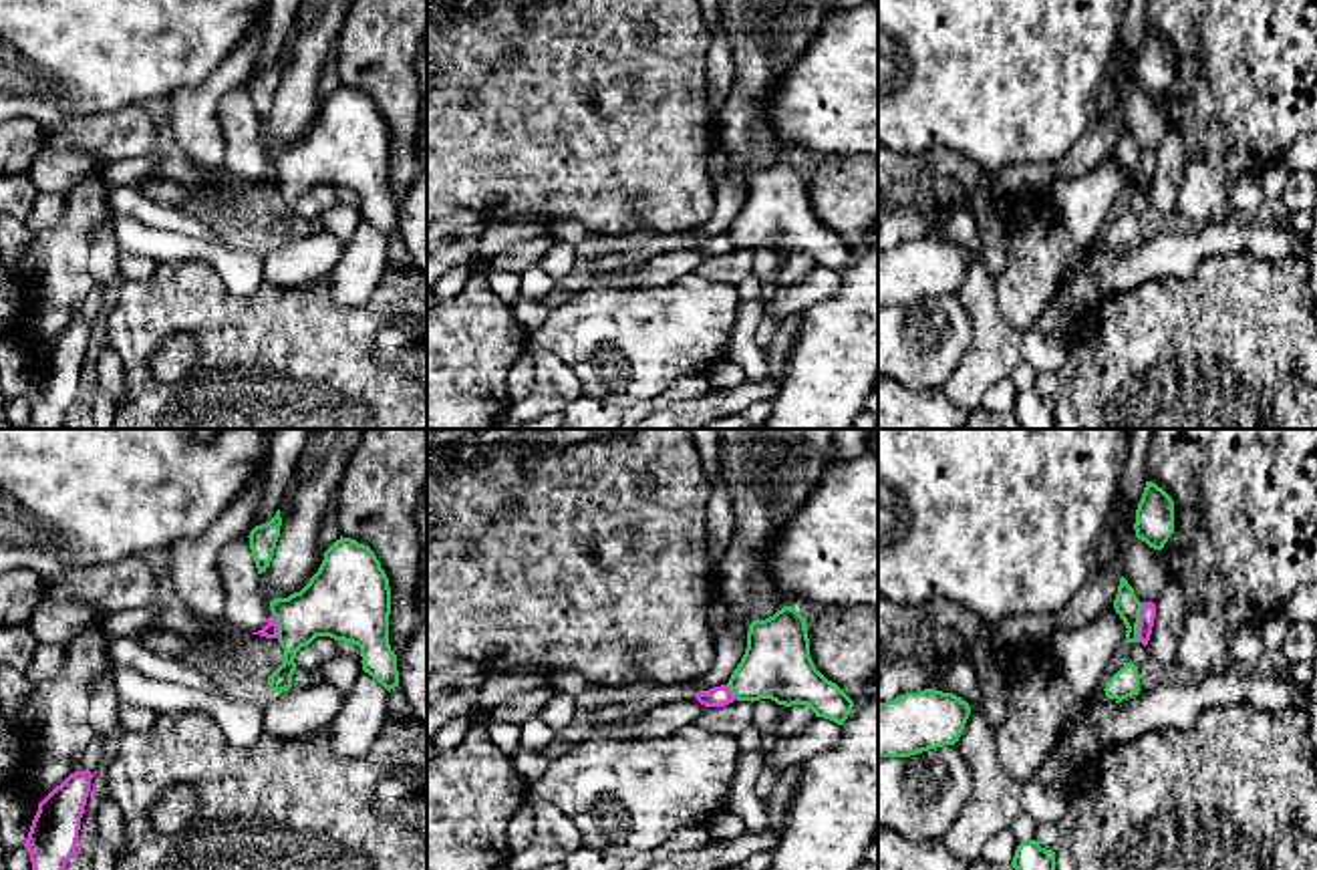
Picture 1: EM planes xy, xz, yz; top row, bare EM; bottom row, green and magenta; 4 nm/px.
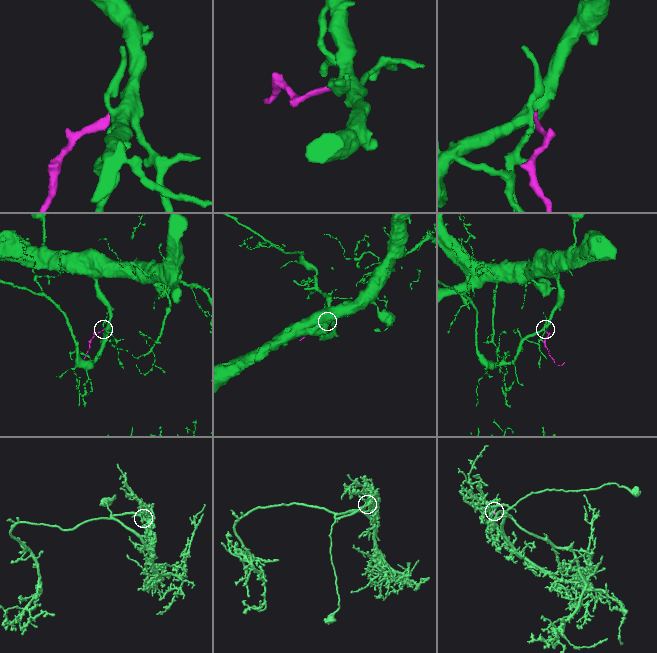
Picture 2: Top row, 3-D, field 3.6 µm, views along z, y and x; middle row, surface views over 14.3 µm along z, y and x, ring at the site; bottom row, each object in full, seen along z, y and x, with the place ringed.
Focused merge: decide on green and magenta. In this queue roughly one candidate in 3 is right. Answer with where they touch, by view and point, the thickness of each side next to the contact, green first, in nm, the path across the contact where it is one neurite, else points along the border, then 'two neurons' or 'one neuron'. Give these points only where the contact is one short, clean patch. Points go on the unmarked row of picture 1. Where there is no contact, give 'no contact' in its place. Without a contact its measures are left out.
contact yz (1138, 172); calibres 100 and 60 nm; border yz (1142, 152), (1138, 190); two neurons

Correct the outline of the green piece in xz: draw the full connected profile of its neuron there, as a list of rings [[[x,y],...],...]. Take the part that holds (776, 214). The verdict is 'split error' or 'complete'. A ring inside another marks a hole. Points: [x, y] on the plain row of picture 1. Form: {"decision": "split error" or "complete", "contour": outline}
{"decision": "complete", "contour": [[[791,155],[749,173],[745,203],[727,236],[737,250],[806,254],[816,266],[838,274],[844,274],[854,256],[854,250],[816,218],[806,167]]]}

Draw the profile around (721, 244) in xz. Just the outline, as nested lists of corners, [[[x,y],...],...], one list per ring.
[[[727,234],[713,236],[709,240],[697,242],[695,248],[705,256],[725,256],[735,250],[735,244]]]

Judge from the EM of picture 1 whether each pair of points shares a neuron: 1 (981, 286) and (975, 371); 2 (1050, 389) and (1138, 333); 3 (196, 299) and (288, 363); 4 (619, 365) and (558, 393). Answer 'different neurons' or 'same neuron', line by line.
1: same neuron
2: different neurons
3: same neuron
4: different neurons

